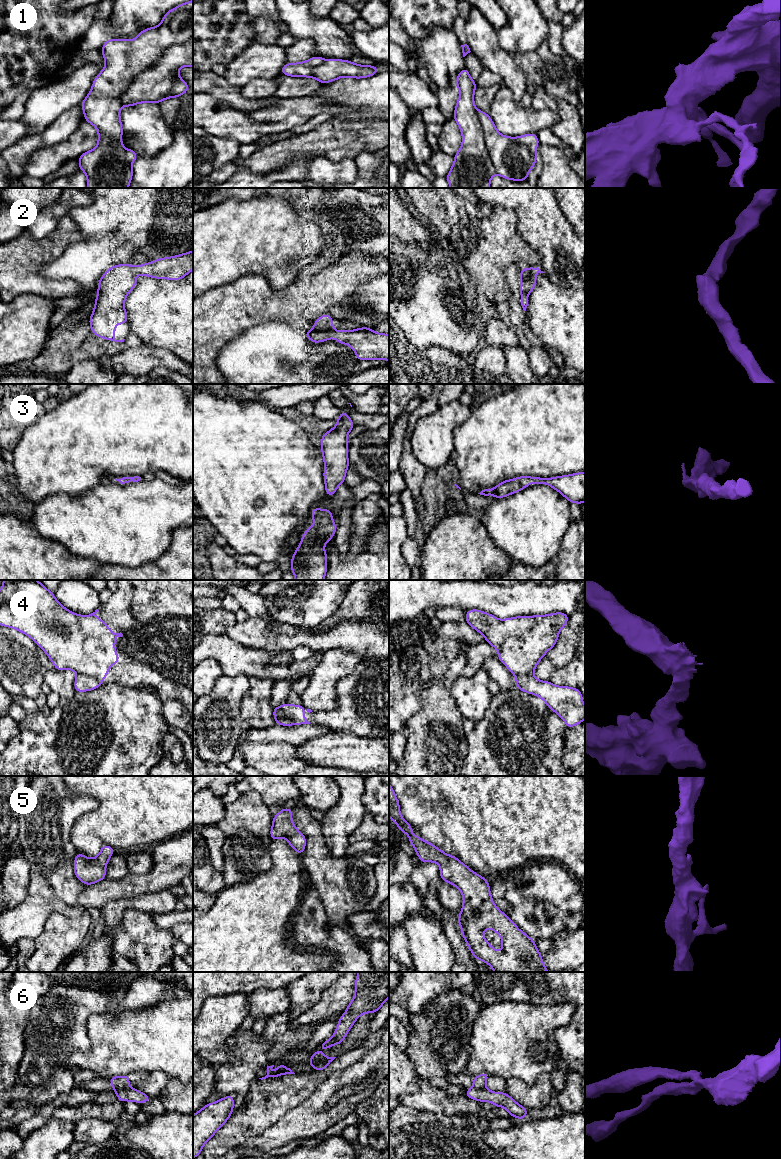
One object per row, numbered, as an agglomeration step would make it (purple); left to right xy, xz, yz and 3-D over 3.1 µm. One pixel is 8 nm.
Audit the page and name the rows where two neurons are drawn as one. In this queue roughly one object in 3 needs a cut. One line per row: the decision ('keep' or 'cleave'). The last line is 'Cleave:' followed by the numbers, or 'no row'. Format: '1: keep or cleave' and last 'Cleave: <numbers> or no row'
1: keep
2: keep
3: keep
4: cleave
5: keep
6: cleave
Cleave: 4, 6

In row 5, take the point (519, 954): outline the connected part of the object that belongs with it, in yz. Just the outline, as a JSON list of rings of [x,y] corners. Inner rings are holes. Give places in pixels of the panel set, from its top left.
[[[390,782],[389,817],[408,836],[420,862],[438,863],[442,881],[449,882],[461,891],[463,906],[458,915],[458,924],[476,959],[487,963],[494,972],[549,972],[542,962],[542,954],[536,948],[535,940],[522,932],[494,904],[488,880],[474,873],[457,857],[445,854],[430,842],[411,834],[412,826],[401,816],[400,804]],[[486,928],[500,935],[501,953],[485,940],[483,931]]]

